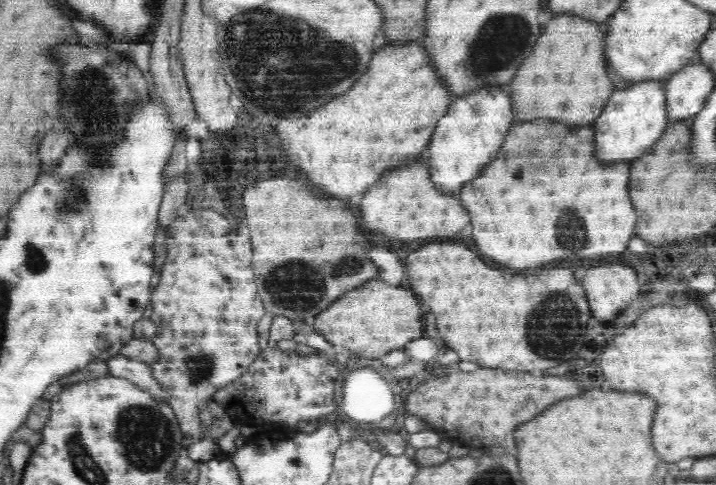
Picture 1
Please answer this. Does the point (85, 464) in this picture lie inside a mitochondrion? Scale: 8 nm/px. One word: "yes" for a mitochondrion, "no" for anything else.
yes

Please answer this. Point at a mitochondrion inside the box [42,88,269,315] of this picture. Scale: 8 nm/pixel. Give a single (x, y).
(72, 197)

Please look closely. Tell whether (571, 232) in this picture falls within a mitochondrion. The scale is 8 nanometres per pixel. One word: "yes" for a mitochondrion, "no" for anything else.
yes

